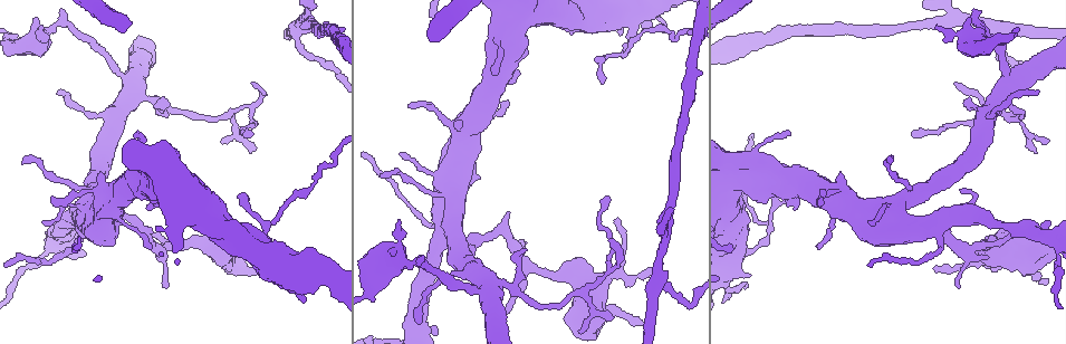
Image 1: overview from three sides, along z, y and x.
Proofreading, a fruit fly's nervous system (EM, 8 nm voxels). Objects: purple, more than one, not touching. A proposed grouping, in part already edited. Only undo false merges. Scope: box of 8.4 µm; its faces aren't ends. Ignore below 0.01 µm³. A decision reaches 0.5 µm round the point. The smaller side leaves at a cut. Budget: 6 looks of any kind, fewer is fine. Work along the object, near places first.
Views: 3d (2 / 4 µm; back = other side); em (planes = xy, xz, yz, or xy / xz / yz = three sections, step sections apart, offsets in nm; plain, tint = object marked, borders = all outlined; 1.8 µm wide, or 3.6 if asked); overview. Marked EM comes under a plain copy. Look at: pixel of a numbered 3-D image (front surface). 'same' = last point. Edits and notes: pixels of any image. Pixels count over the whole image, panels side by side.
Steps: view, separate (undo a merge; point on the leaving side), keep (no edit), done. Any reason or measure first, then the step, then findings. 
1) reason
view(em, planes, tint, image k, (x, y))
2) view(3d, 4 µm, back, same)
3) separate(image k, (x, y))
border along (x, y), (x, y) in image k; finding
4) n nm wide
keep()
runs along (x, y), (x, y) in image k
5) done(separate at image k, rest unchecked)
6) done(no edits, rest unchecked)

abrupt turn
view(em, 3.6 µm, xy, step 16, tint, image 1, (634, 26))

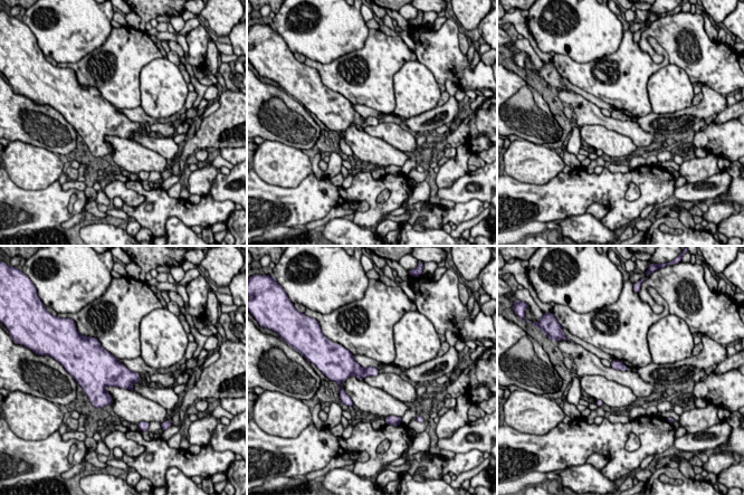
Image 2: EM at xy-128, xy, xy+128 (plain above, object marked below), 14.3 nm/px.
another direction
view(em, 3.6 µm, planes, tint, same)

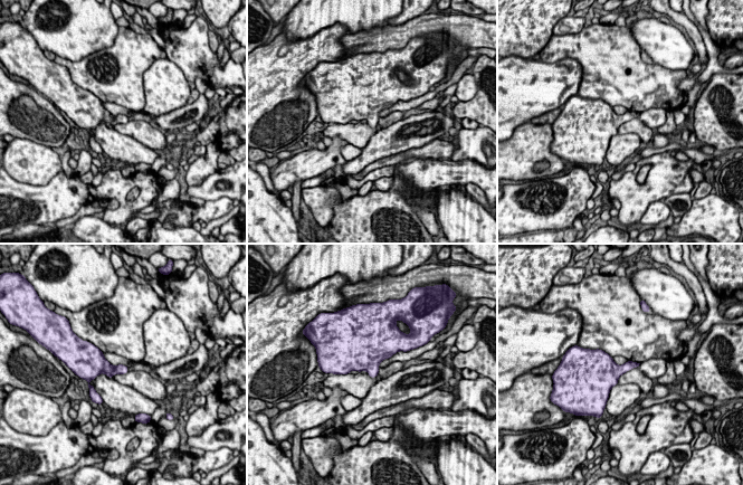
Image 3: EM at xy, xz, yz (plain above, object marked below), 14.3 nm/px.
keep()
continuous, no second neuron

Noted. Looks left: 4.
arms part here
view(em, yz, step 8, tint, image 1, (130, 85))

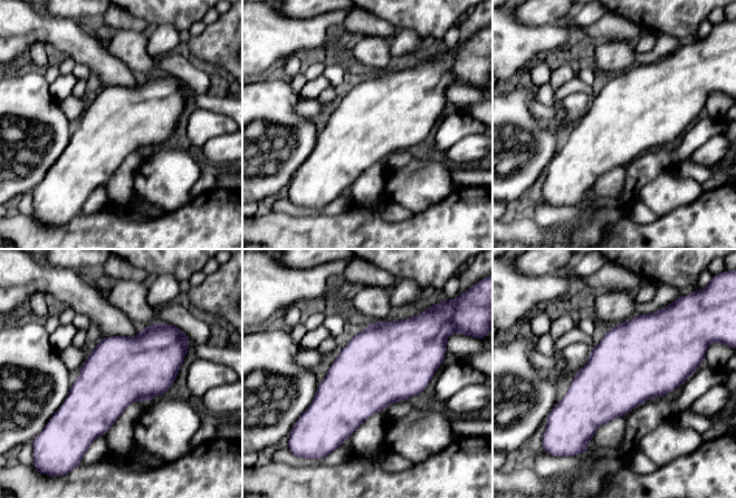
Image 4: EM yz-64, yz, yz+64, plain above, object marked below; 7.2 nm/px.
480 nm wide
keep()
all the same neuron

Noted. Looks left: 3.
arms part here
view(3d, 4 µm, image 1, (398, 258))

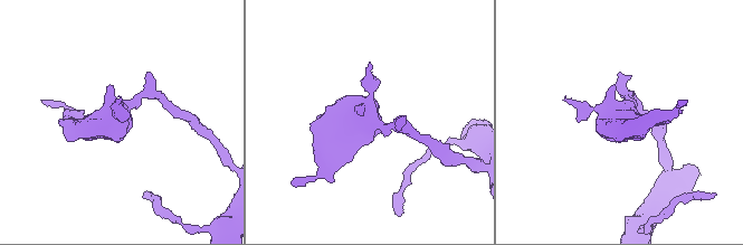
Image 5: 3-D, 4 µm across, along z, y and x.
shape alone is not enough
view(em, 3.6 µm, xz, step 8, borders, image 5, (370, 118))

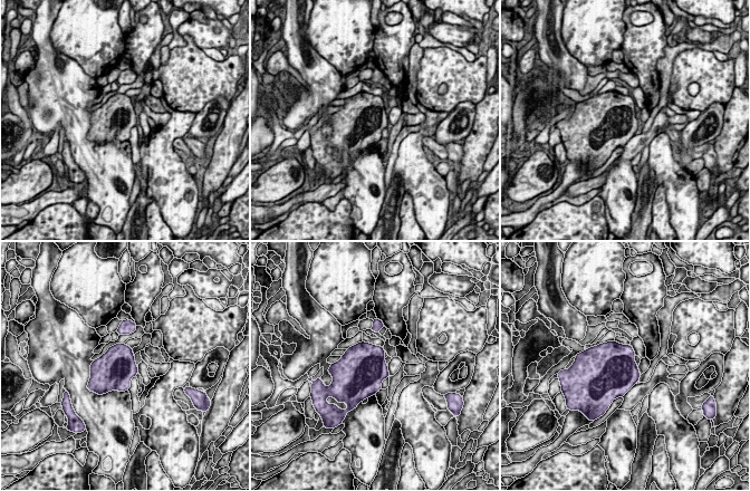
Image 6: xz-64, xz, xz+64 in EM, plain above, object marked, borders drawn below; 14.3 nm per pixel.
keep()
continuous, no second neuron

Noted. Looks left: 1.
done(no edits, rest unchecked)

